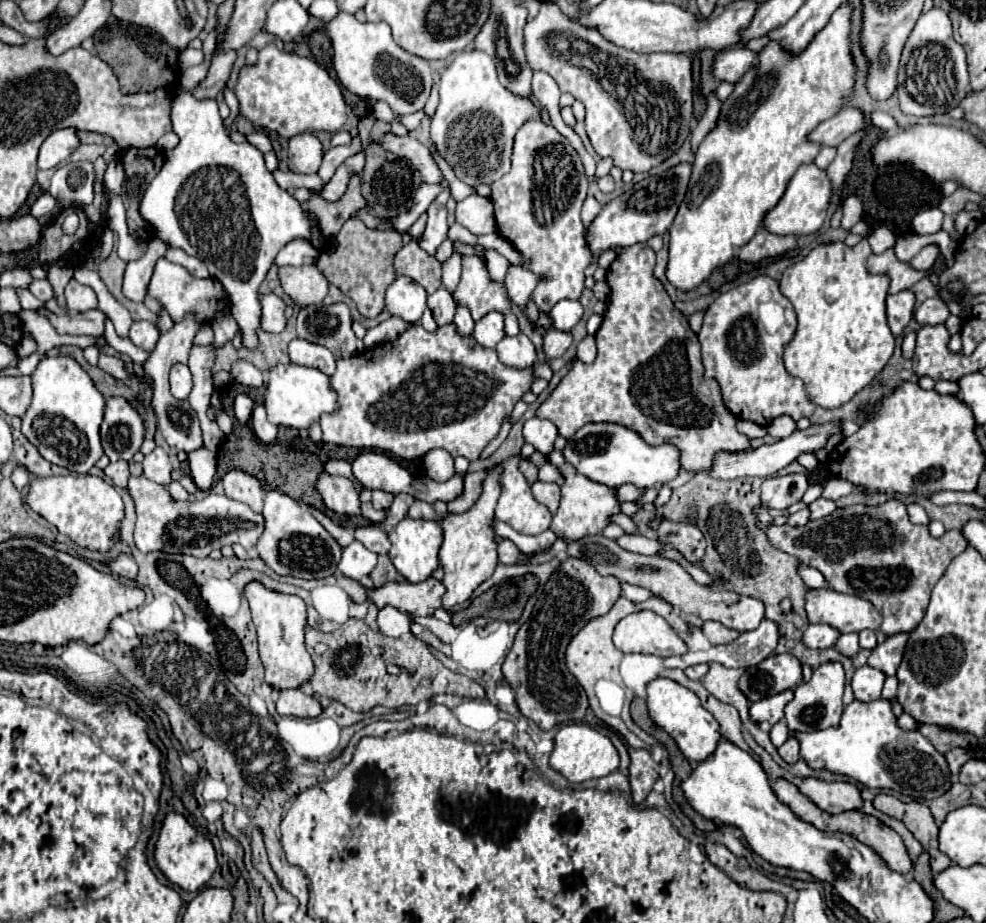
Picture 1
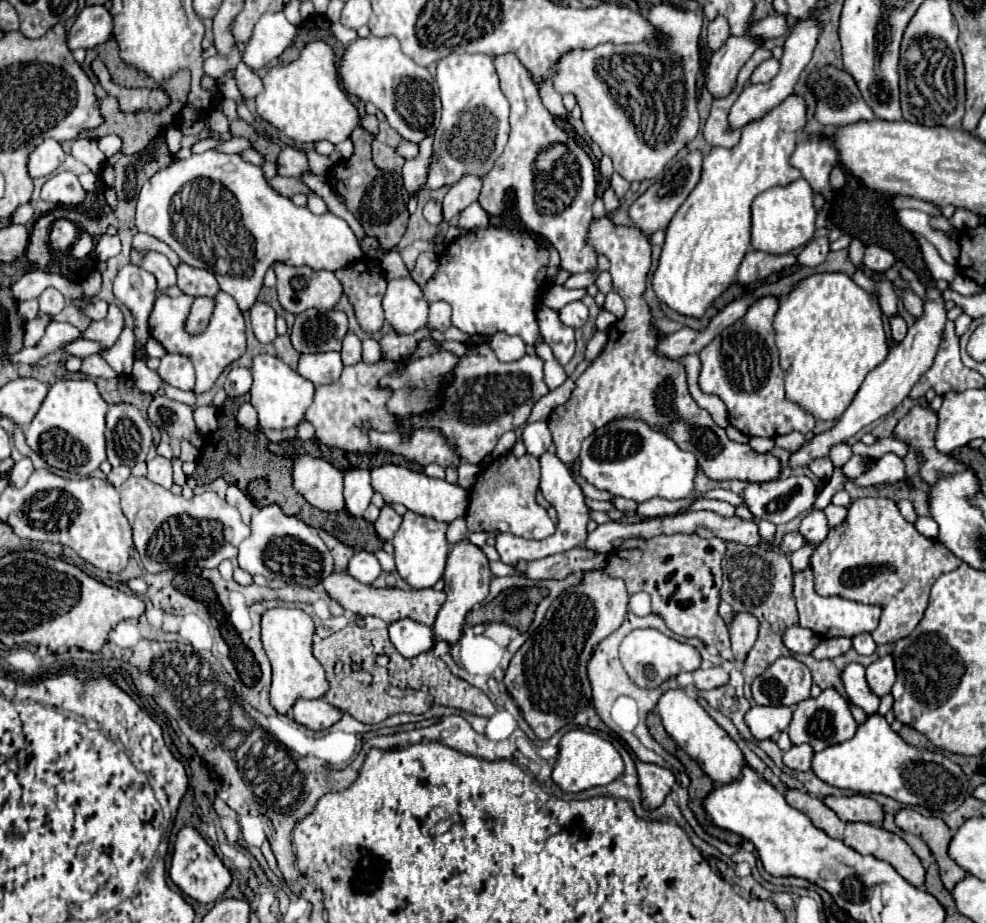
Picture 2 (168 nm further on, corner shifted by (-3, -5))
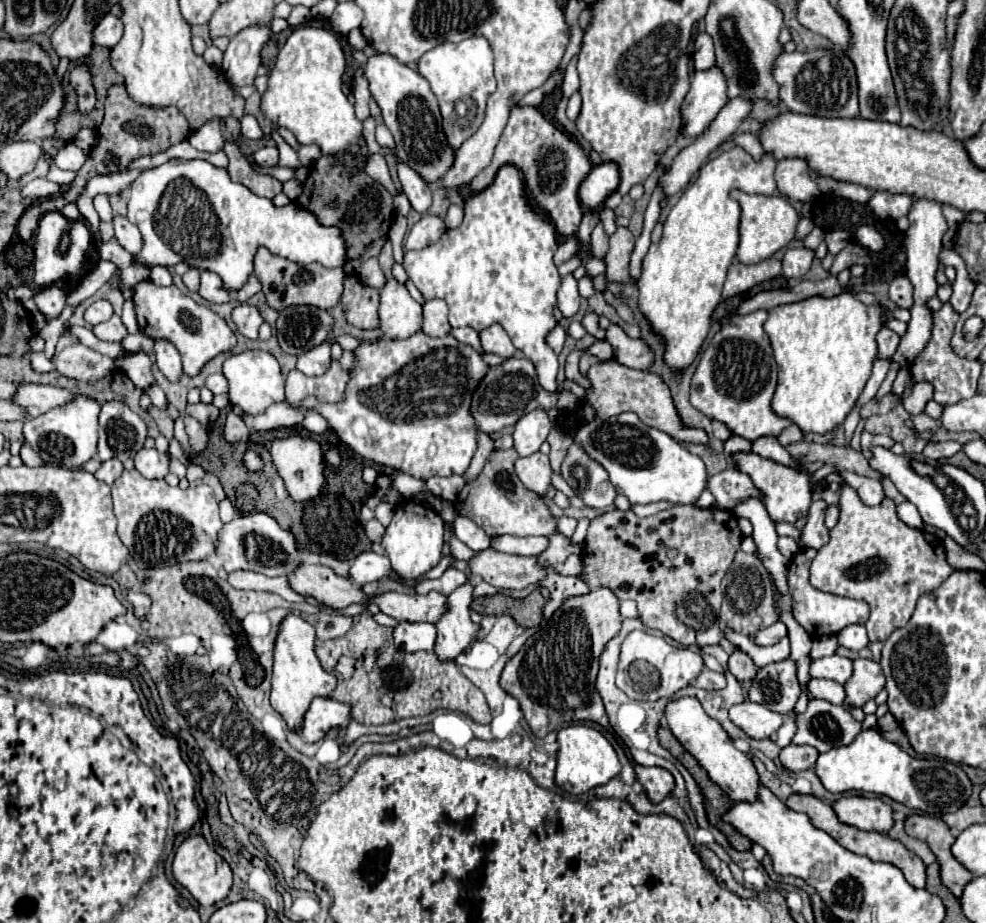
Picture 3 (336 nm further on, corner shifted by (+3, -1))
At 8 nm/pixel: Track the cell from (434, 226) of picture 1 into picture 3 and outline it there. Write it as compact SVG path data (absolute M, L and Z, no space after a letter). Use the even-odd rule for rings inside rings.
M404 163L398 165L398 179L402 183L406 197L412 203L412 209L418 213L426 213L428 207L432 205L432 193L426 181L422 181L422 177L418 177L418 173L414 173L414 169L410 169Z

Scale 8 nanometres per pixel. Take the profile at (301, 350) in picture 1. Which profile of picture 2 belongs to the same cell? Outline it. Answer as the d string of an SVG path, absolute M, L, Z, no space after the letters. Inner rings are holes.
M316 353L316 355L302 355L298 363L298 373L312 381L314 385L330 385L338 381L342 373L342 359L340 353Z

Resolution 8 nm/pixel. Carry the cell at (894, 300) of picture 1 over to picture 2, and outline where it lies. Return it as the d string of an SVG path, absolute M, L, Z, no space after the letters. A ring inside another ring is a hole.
M890 317L890 329L892 329L892 339L900 343L906 335L906 323L902 317Z

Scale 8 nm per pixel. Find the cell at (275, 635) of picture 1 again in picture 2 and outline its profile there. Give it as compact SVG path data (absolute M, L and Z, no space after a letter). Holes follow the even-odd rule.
M276 607L266 611L262 617L262 643L272 663L270 703L282 715L288 715L298 699L320 699L330 687L324 675L324 667L312 655L312 635L314 621L302 609Z

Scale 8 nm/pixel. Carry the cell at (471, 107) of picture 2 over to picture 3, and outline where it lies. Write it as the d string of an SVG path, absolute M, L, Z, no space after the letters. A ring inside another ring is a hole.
M470 37L460 43L442 43L432 51L424 53L418 61L418 71L428 79L432 93L438 97L442 113L442 129L446 133L448 145L458 149L486 115L486 101L496 89L494 69L492 69L492 49L484 37Z

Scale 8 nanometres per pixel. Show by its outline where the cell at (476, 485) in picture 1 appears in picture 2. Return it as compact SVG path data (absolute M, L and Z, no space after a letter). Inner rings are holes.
M512 453L502 455L498 459L494 459L490 465L486 465L482 469L482 473L478 475L474 487L470 489L470 503L468 503L468 511L466 511L466 523L468 523L468 531L498 531L498 533L512 533L524 539L544 539L550 537L554 533L554 523L548 517L546 509L538 505L536 501L536 493L538 493L538 481L540 481L540 463L536 457L526 453L522 457L516 457Z

